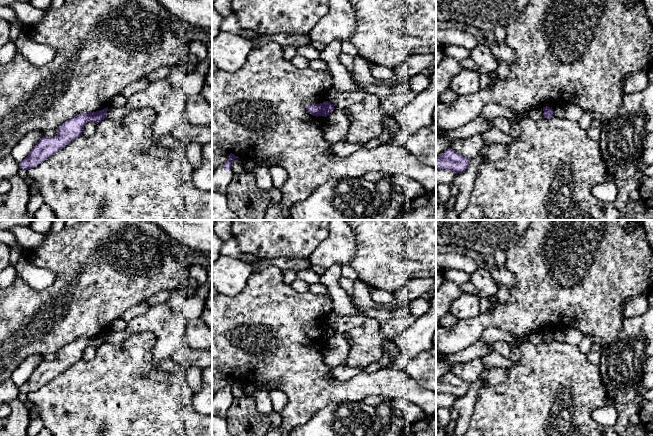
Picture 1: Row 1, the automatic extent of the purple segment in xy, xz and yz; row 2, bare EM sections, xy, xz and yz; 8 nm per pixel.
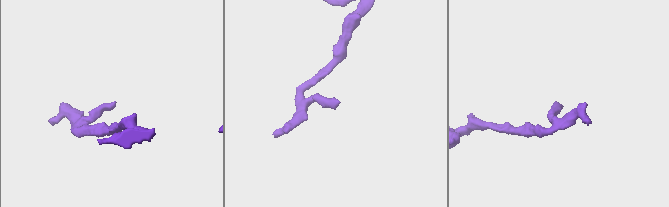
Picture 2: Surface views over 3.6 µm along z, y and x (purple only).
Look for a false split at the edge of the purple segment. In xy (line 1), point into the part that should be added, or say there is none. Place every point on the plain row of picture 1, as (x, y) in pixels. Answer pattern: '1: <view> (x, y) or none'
1: none

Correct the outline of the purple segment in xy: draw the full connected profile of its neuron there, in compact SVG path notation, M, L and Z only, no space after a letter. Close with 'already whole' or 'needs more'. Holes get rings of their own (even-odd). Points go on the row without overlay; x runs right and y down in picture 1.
M108 331L96 336L80 337L61 348L54 361L43 360L34 370L28 380L19 387L19 391L29 394L41 388L69 366L82 359L86 347L92 345L98 348L107 342Z | already whole

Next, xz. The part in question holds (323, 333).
M325 325L316 329L307 329L306 334L313 340L325 340L327 341L330 337L334 335L334 330L328 325Z | already whole

